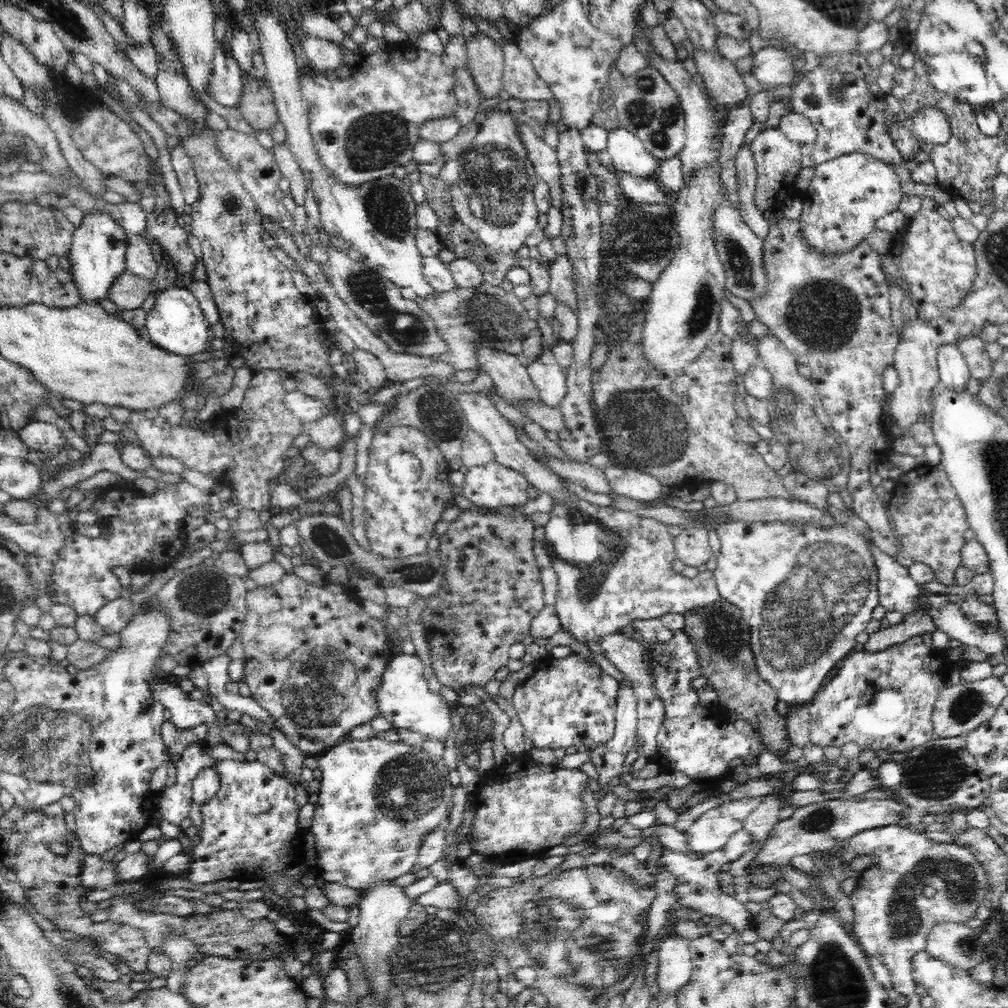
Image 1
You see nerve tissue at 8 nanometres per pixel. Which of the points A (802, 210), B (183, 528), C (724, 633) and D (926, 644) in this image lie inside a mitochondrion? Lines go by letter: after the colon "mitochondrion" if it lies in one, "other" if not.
A: other
B: other
C: mitochondrion
D: other

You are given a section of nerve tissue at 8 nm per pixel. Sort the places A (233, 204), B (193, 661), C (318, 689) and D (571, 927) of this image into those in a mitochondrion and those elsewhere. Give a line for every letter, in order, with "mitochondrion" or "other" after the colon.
A: mitochondrion
B: other
C: mitochondrion
D: mitochondrion

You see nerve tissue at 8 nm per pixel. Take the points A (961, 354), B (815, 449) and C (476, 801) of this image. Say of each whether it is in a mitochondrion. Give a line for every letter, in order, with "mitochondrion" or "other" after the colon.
A: other
B: mitochondrion
C: other

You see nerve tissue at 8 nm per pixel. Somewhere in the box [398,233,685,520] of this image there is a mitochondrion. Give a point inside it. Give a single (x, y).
(491, 319)

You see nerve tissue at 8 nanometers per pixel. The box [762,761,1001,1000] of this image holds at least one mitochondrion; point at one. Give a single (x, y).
(959, 879)

